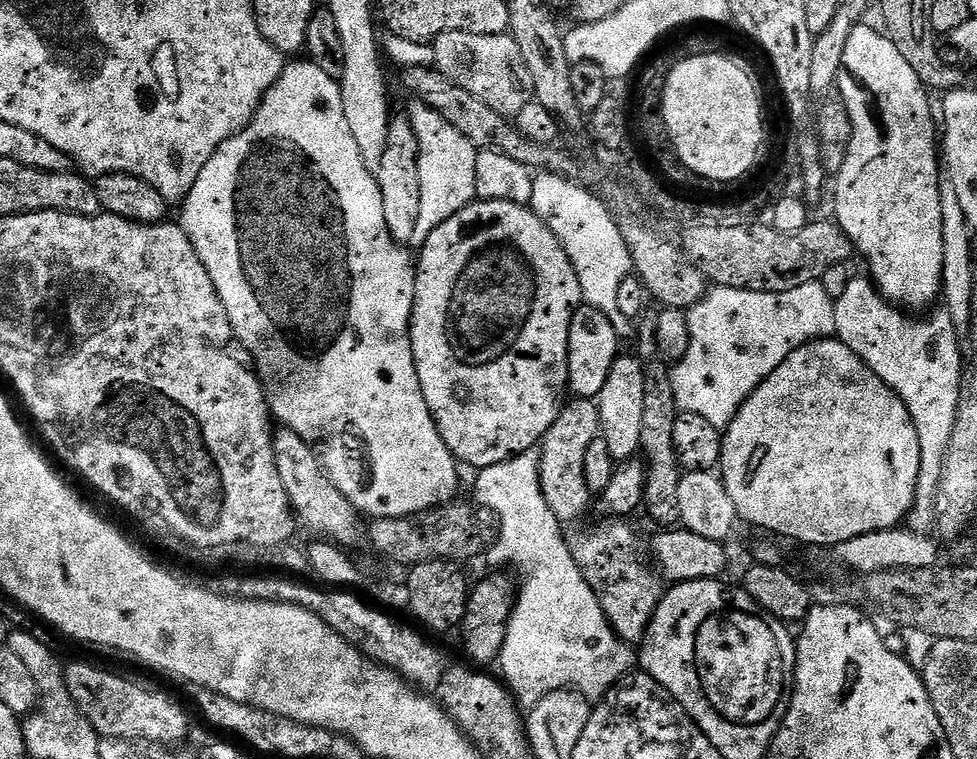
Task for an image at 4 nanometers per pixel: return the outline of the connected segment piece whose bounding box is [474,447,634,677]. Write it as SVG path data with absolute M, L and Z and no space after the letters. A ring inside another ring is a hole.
M537 447L527 448L526 451L520 452L516 456L511 456L506 462L498 462L492 467L481 469L477 473L477 480L474 486L474 496L477 502L486 510L492 512L498 518L498 536L496 538L496 545L492 548L492 560L496 564L513 564L514 567L520 568L520 572L524 576L528 576L532 572L532 568L536 572L544 572L536 581L533 582L532 588L528 584L519 585L518 595L514 600L514 607L512 610L512 619L508 622L508 633L504 639L504 645L500 651L500 659L498 661L498 668L503 672L621 672L624 677L627 677L630 672L631 664L634 664L634 652L632 652L627 643L617 636L616 631L613 630L611 624L608 622L607 616L604 615L604 608L600 605L600 599L593 592L592 588L583 578L571 576L570 573L564 572L569 567L573 567L574 561L572 559L572 550L569 541L564 541L564 532L562 529L562 522L554 514L554 510L550 510L550 506L546 502L546 498L542 494L542 486L540 485L540 452ZM551 568L557 568L560 573L555 576L554 573L548 572Z

